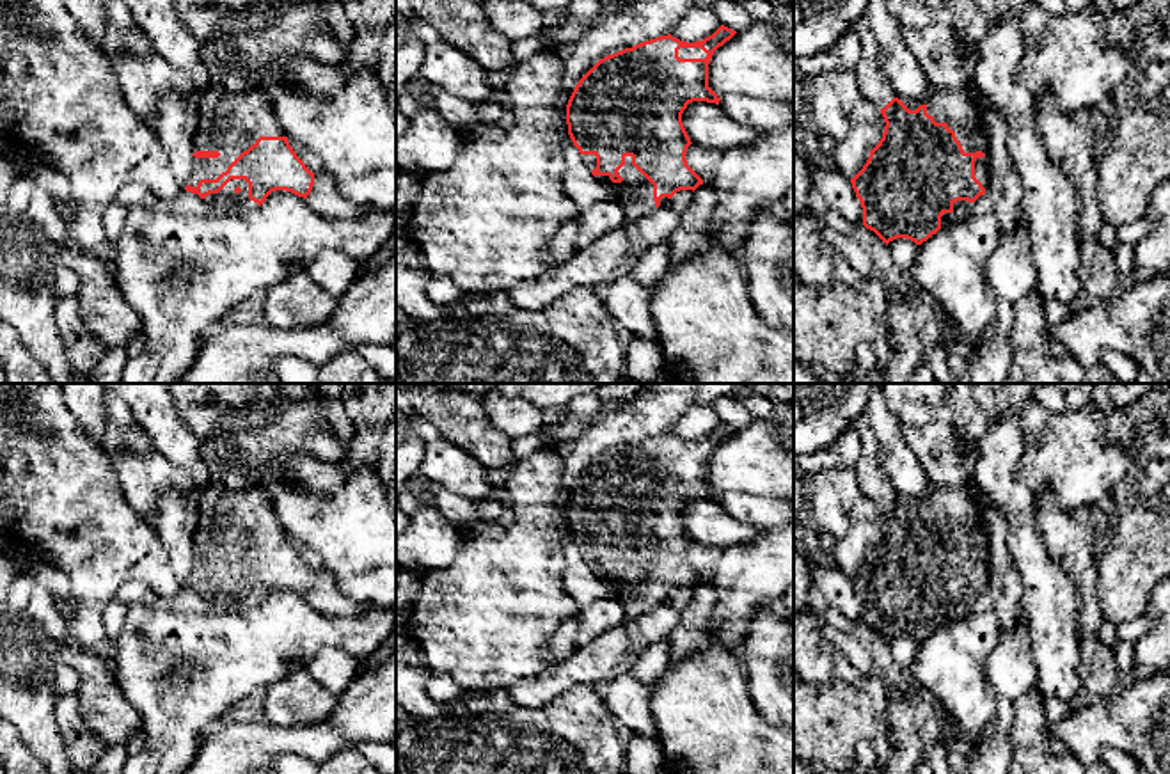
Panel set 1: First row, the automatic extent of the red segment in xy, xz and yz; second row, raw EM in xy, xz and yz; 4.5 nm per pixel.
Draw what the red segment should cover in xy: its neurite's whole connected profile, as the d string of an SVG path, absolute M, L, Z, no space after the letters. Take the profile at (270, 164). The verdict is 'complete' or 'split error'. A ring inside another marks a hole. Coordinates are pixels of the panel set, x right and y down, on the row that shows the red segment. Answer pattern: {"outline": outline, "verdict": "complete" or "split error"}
{"outline": "M218 82L208 83L199 98L199 126L186 192L204 199L215 215L243 215L261 206L275 190L307 199L312 185L314 172L289 146L273 115L268 91L256 85L231 92Z", "verdict": "split error"}

